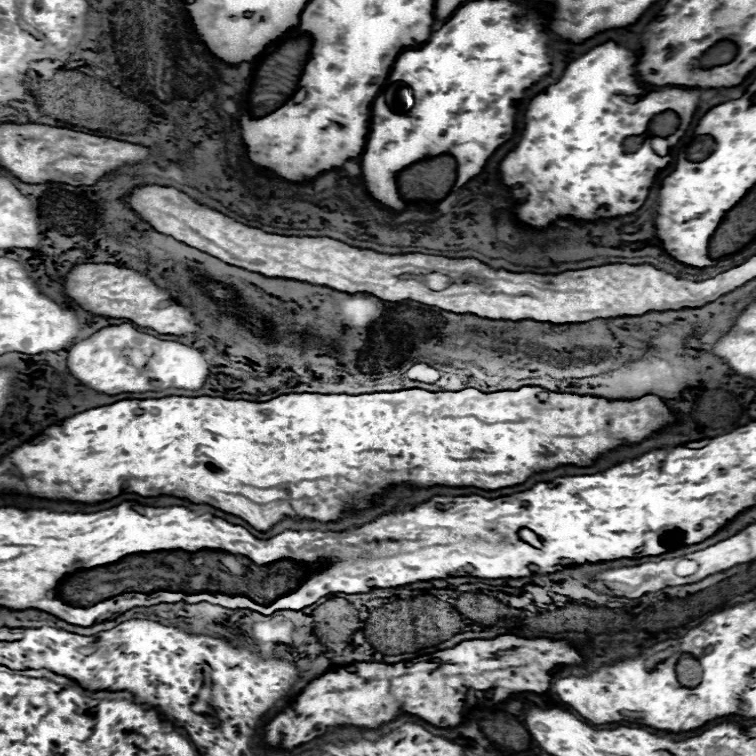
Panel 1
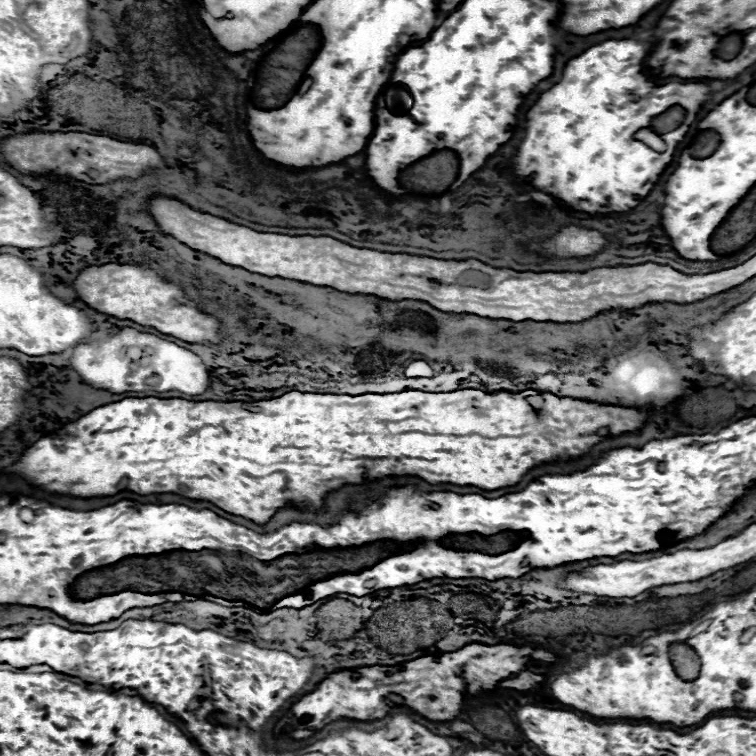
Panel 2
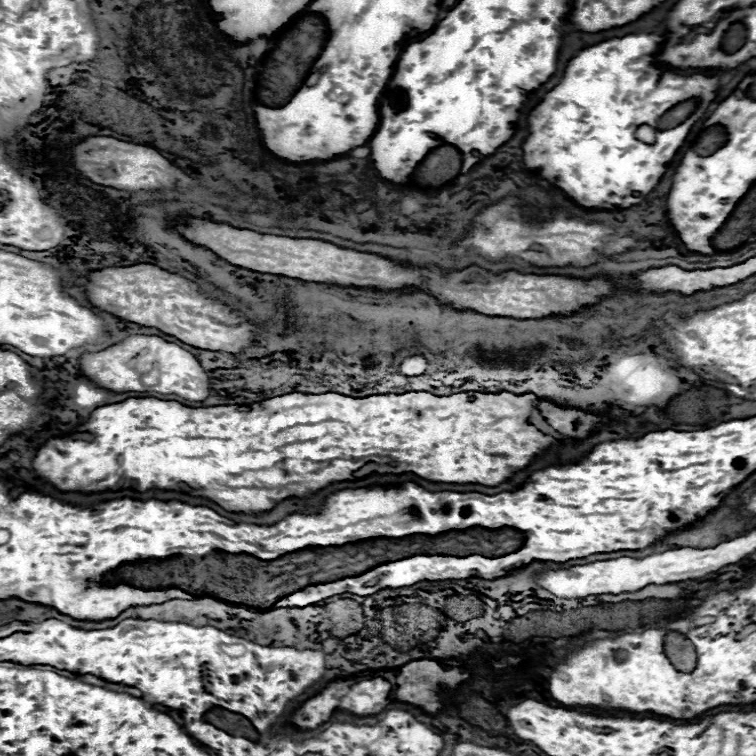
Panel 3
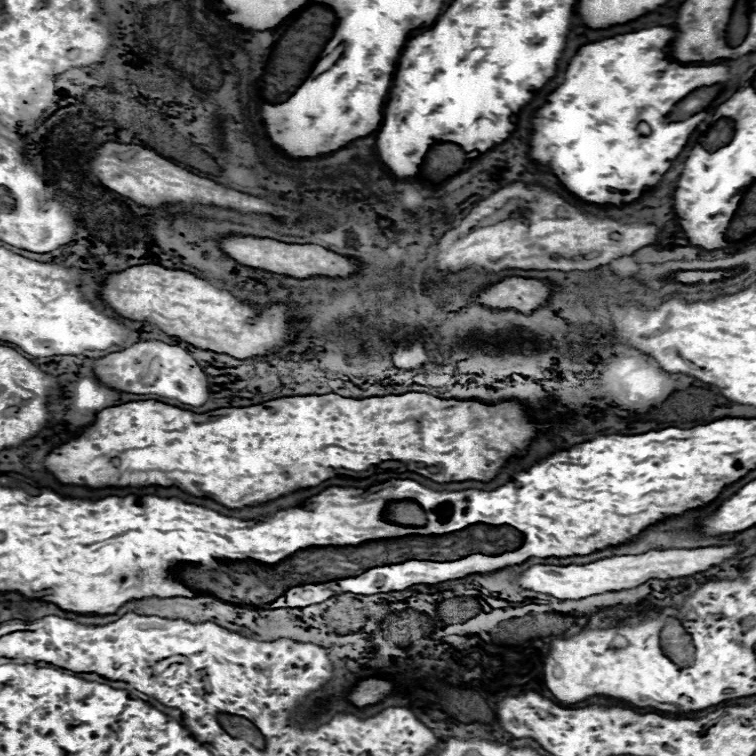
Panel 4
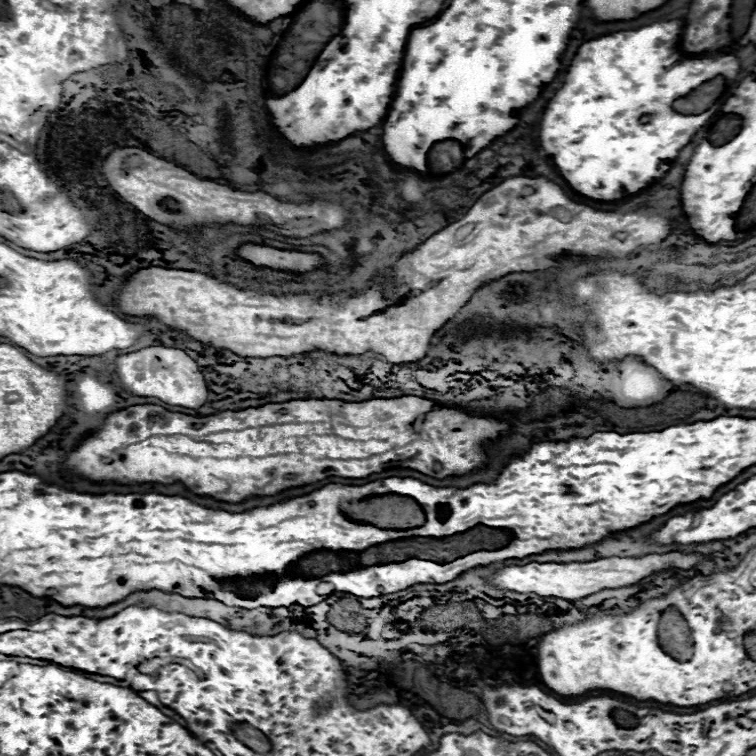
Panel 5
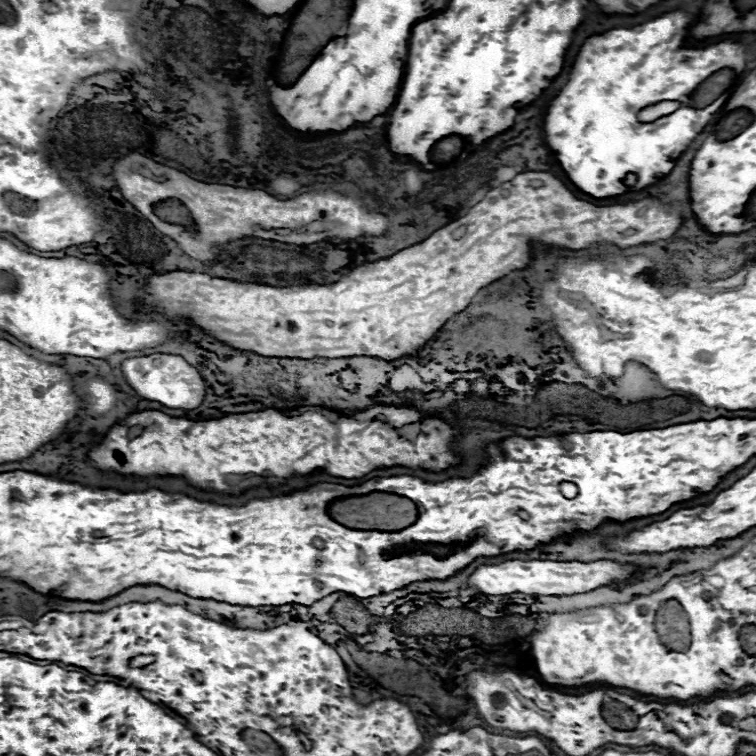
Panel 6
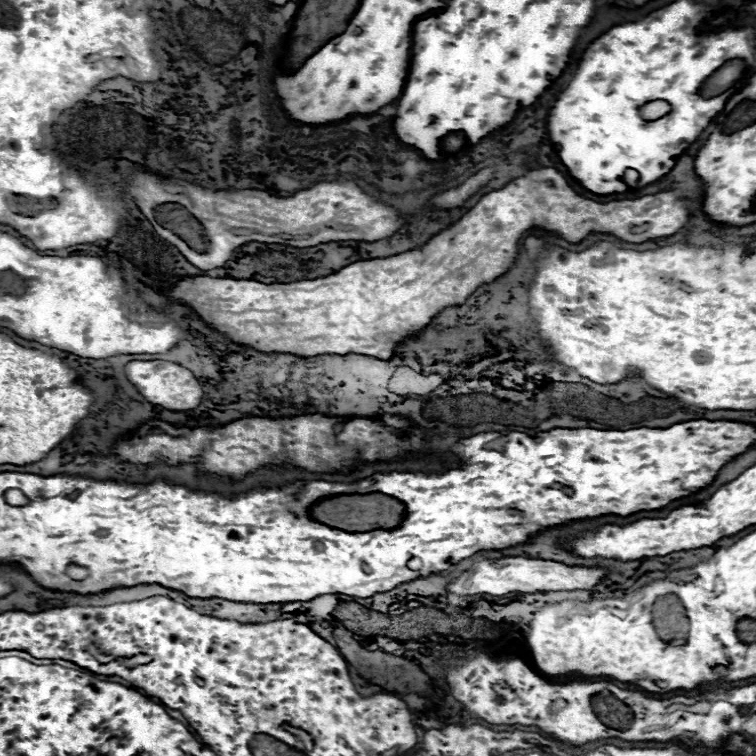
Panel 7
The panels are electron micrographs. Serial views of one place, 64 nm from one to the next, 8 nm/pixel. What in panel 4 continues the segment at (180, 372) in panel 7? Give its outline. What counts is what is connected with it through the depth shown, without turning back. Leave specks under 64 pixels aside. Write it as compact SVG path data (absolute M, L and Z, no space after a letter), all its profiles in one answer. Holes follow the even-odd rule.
M138 342L122 352L112 352L96 362L96 376L112 388L132 394L158 394L182 404L202 406L208 400L208 382L200 364L180 346L164 342Z

